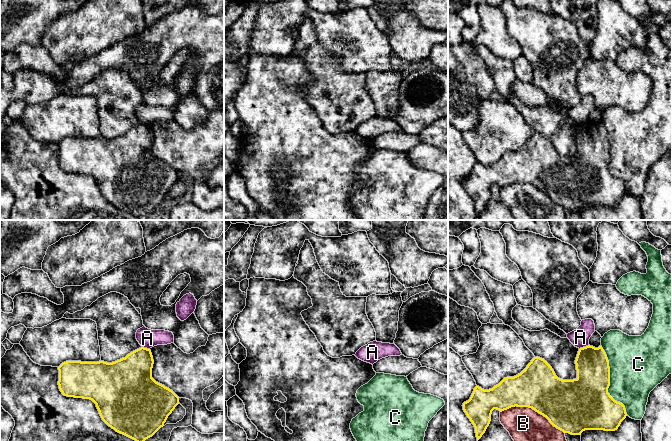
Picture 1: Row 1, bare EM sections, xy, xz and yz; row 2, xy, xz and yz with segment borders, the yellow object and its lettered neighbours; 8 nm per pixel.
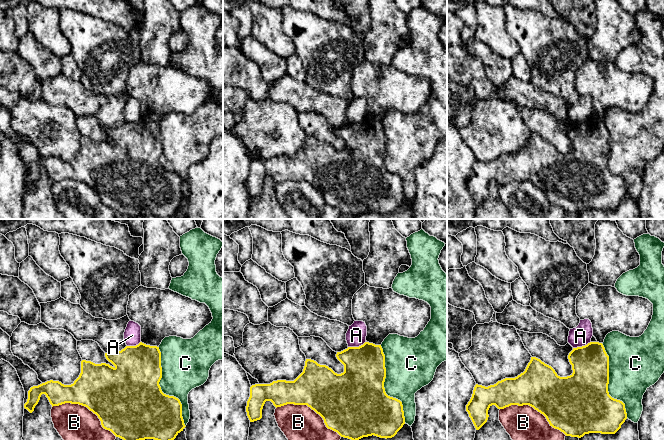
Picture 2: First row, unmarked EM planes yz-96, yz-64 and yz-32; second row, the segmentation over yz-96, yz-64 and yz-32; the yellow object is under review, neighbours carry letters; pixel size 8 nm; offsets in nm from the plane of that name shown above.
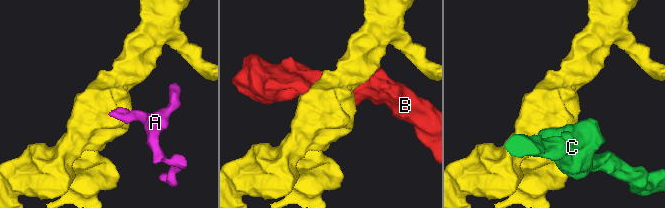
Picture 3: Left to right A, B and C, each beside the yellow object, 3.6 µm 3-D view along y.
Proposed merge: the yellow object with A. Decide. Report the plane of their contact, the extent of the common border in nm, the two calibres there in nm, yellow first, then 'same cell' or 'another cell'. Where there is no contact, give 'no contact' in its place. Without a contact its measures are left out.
meets yellow in yz; contact 90 nm long; 280 nm thick on the yellow side, 150 nm on the other; another cell

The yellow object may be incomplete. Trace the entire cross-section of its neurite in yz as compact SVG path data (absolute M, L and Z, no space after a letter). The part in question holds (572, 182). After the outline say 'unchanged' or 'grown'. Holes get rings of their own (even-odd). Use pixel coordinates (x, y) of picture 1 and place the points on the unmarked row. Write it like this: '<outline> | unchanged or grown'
M602 122L580 124L575 140L577 154L562 156L544 135L534 133L520 150L504 154L492 165L484 166L476 162L470 175L462 182L475 203L477 219L489 202L494 185L502 188L515 182L532 184L546 193L554 203L571 211L581 211L585 206L617 206L627 189L625 182L608 169L610 143Z | unchanged

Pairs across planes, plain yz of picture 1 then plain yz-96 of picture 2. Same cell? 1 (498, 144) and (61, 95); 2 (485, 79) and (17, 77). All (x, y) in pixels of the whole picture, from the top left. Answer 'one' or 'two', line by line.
1: two
2: one

